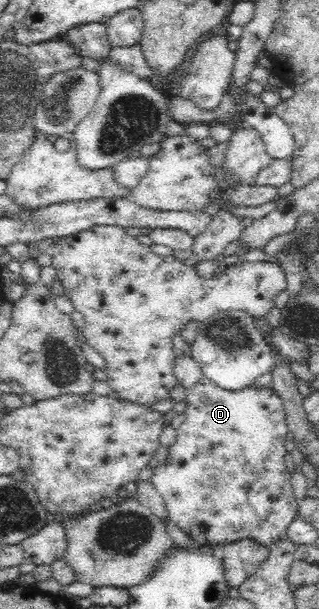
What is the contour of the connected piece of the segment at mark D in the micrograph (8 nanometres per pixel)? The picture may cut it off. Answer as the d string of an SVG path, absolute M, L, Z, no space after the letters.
M182 354L177 357L174 364L174 377L176 377L177 385L186 389L185 402L186 410L183 412L185 419L177 428L176 442L168 447L168 459L164 464L159 465L153 469L153 476L151 477L151 483L154 488L162 495L162 500L166 505L166 512L168 518L181 528L186 534L192 538L198 544L204 547L215 546L220 550L221 547L233 543L234 541L242 539L252 539L258 544L264 546L271 545L275 540L284 540L287 538L287 528L289 524L297 516L298 499L292 493L292 485L290 484L290 473L284 465L284 457L286 456L286 448L284 447L283 438L286 437L286 433L289 432L287 424L285 423L285 410L283 409L283 401L273 389L258 388L256 386L247 387L243 390L232 392L223 390L222 388L214 385L200 370L199 364L188 354Z

